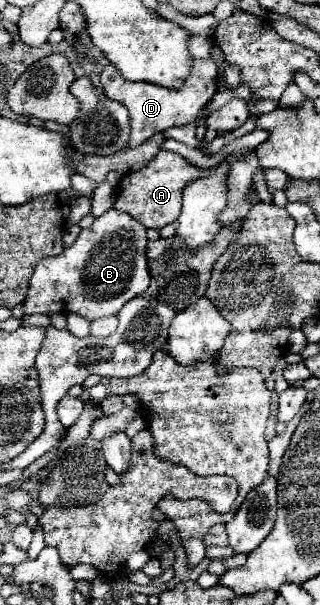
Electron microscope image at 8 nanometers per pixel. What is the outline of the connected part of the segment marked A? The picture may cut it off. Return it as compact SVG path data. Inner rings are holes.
M160 151L148 167L136 171L136 173L126 173L122 181L118 183L118 193L116 193L116 203L114 207L132 215L134 219L142 221L146 227L160 229L172 221L178 219L180 207L182 207L182 189L192 181L206 175L206 169L198 169L192 163L188 163L184 157L172 151Z

